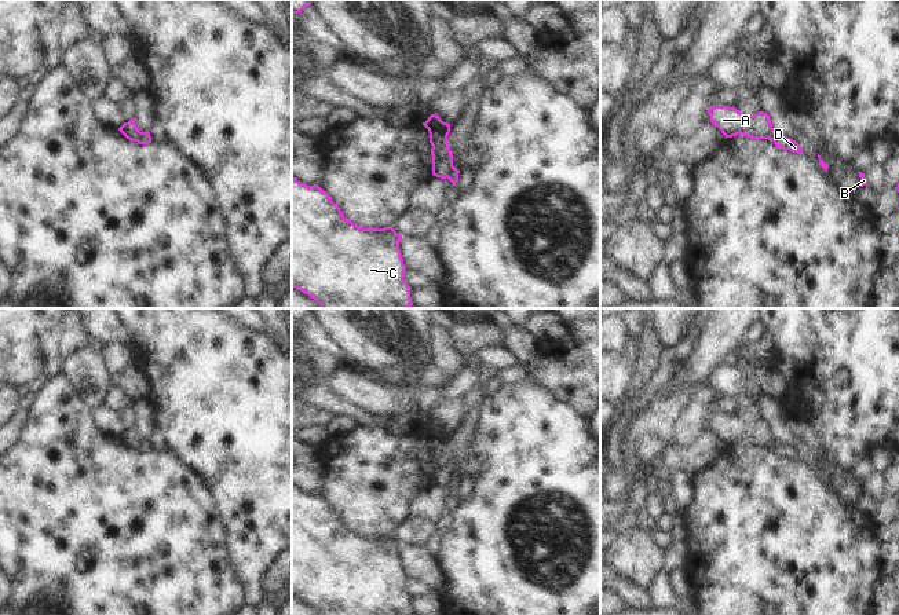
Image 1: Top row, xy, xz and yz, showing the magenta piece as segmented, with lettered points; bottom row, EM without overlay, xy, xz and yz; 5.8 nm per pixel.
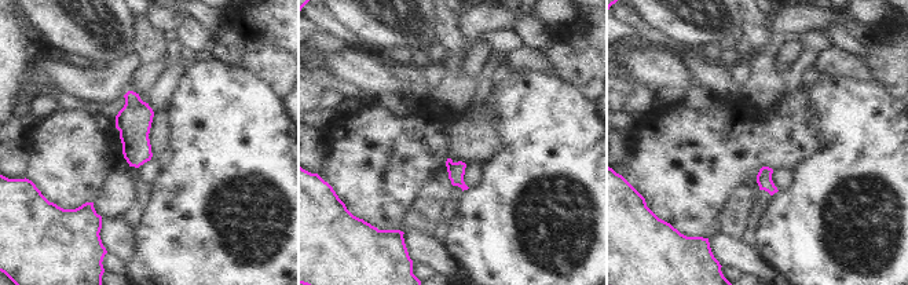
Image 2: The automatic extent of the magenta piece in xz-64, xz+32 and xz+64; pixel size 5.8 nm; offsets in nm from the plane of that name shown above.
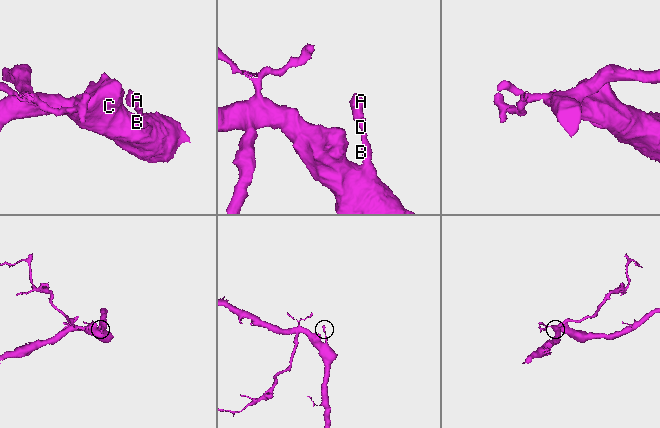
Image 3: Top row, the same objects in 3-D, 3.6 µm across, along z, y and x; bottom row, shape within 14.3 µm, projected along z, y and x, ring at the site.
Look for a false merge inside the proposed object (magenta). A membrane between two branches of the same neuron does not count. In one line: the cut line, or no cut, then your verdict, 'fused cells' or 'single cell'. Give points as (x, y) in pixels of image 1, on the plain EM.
xz (453, 475), (446, 484) | fused cells

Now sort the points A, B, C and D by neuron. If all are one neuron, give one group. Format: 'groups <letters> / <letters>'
groups A / B C D

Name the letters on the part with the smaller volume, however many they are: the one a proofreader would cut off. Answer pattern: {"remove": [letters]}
{"remove": ["A"]}

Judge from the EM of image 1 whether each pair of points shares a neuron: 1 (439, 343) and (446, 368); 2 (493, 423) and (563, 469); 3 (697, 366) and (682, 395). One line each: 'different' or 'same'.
1: same
2: same
3: different

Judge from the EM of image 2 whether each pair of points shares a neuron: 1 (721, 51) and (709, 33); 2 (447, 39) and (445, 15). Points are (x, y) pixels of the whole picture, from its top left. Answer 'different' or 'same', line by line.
1: different
2: same

